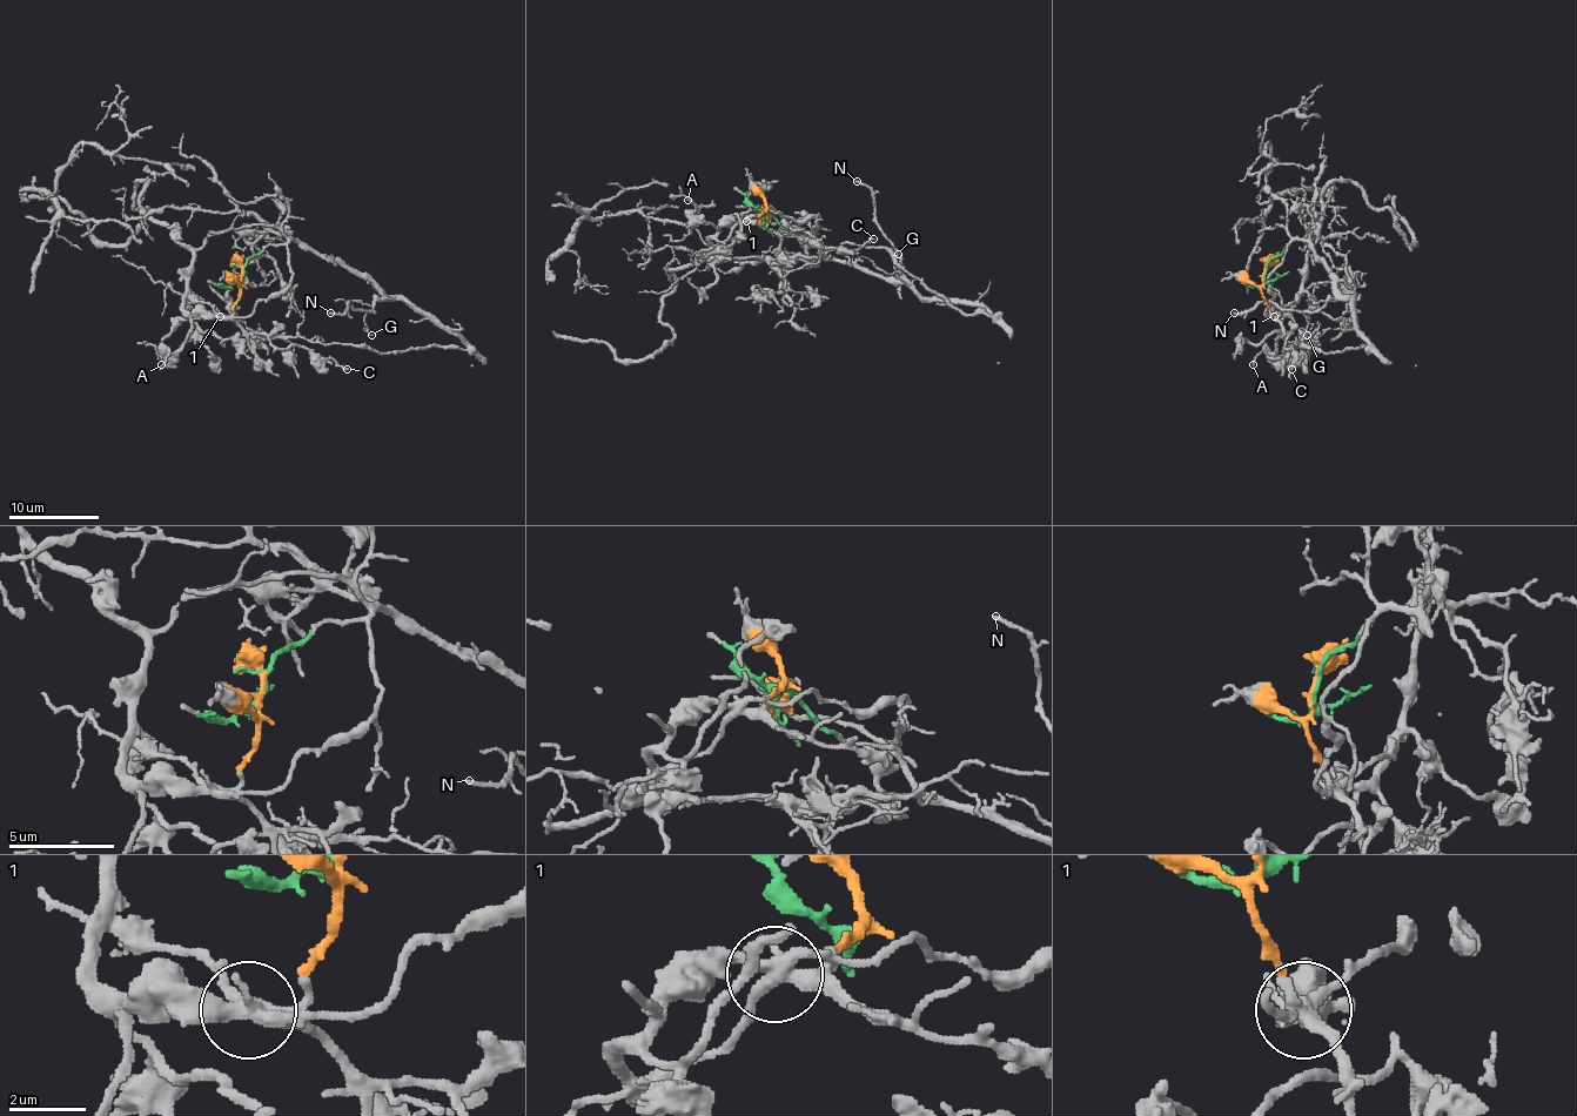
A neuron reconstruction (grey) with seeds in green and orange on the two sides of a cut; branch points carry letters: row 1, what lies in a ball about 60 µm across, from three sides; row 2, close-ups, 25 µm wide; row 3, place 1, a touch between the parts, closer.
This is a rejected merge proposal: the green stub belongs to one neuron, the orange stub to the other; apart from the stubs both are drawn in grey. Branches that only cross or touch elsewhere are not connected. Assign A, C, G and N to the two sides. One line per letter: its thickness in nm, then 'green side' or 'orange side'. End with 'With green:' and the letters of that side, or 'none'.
A: 160 nm | orange side
C: 170 nm | orange side
G: 70 nm | green side
N: 200 nm | green side
With green: G, N

